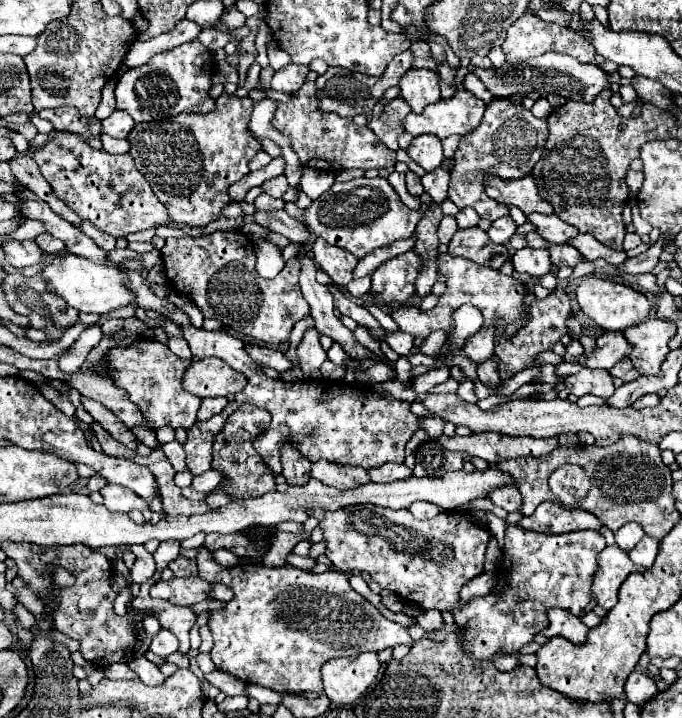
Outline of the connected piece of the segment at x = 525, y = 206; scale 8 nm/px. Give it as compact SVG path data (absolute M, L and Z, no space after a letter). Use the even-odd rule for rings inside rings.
M531 175L517 179L517 181L503 181L499 177L487 179L487 187L485 187L487 195L491 199L495 199L497 203L505 203L505 205L515 205L519 207L525 215L531 213L543 213L543 215L553 215L553 207L543 201L537 193L537 185L533 181Z

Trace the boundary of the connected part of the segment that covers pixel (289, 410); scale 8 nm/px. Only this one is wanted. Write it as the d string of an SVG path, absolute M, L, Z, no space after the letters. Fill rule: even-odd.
M125 269L125 271L127 271L127 287L135 291L135 303L145 311L147 309L157 311L163 317L167 317L171 323L175 323L183 331L183 337L189 343L189 349L195 359L219 357L225 363L229 363L235 371L241 371L247 377L247 385L239 395L235 395L235 401L239 405L253 403L271 413L273 417L271 425L255 439L255 449L259 451L259 455L263 457L263 461L269 465L273 473L277 475L281 473L281 447L285 443L293 443L295 449L311 463L319 459L327 459L331 463L359 465L363 469L379 467L389 461L403 463L405 445L419 429L419 417L413 415L409 409L411 403L379 395L377 391L345 385L339 381L321 379L319 383L307 383L307 379L299 379L299 381L271 379L245 353L243 341L239 337L233 337L225 331L205 331L193 327L189 317L179 307L175 307L167 299L159 299L151 291L147 279L139 271L133 269Z

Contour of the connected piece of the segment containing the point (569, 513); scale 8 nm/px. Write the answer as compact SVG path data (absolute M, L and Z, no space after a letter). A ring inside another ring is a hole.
M545 501L537 507L537 511L531 517L523 517L519 521L523 529L539 531L539 533L571 533L571 531L581 531L581 529L601 529L601 521L585 509L567 509L559 501Z

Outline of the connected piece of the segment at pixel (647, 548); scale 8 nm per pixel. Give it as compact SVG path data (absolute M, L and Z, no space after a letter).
M645 535L645 537L635 545L635 549L629 553L629 557L631 557L633 563L649 569L649 567L653 565L653 561L655 561L657 553L659 553L659 539L653 539L653 537Z

